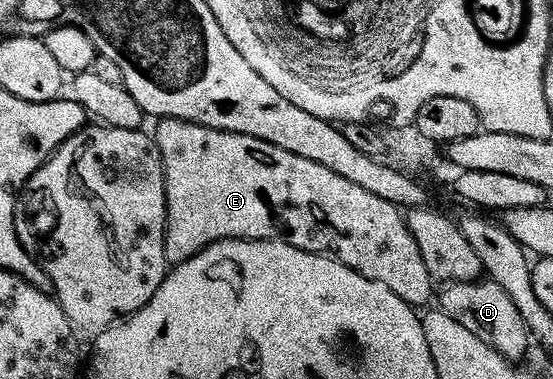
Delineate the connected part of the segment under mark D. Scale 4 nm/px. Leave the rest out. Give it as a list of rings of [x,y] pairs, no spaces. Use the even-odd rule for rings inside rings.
[[[492,280],[475,282],[451,282],[444,287],[439,308],[451,320],[463,324],[471,336],[483,340],[492,350],[510,360],[518,360],[525,354],[525,349],[531,346],[531,335],[525,326],[523,316],[519,316],[519,308]]]

